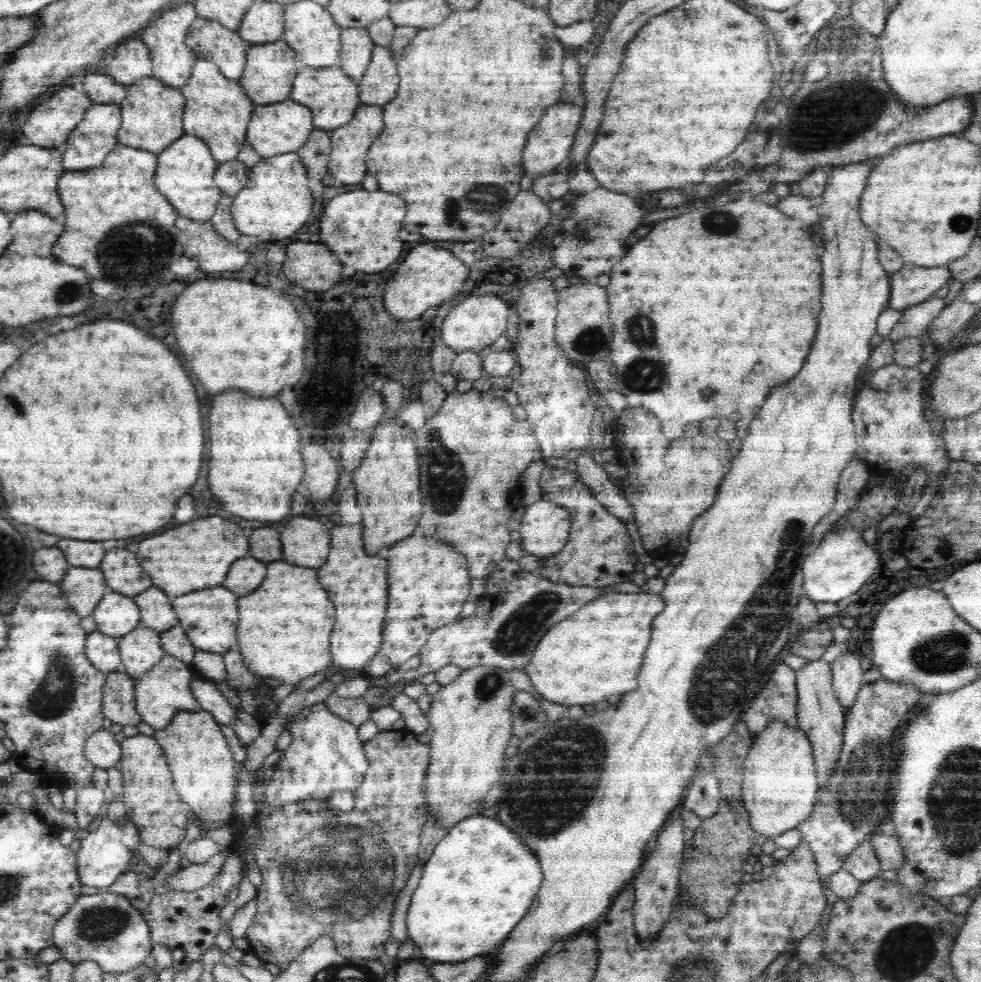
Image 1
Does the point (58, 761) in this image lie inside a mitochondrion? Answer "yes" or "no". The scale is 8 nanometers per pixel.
no

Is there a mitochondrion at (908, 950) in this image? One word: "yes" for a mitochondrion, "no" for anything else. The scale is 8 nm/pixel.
yes

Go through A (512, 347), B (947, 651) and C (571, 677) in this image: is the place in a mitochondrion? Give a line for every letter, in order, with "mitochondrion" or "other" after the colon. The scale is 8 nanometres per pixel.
A: other
B: mitochondrion
C: other

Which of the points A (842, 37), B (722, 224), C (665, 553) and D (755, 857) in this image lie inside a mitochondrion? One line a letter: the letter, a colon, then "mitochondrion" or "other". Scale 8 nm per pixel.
A: mitochondrion
B: mitochondrion
C: other
D: other

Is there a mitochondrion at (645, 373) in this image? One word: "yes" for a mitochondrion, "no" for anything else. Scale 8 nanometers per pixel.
yes

